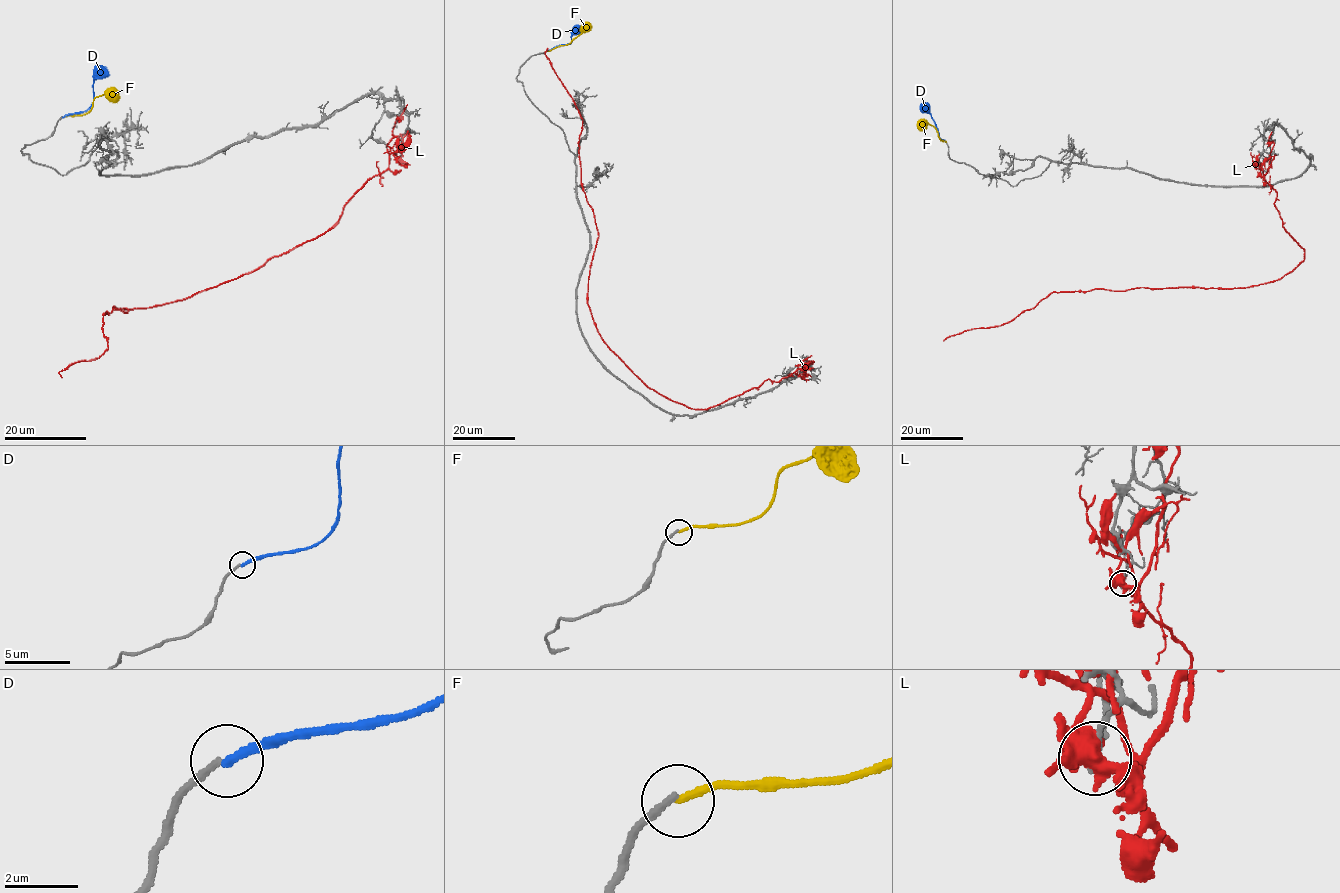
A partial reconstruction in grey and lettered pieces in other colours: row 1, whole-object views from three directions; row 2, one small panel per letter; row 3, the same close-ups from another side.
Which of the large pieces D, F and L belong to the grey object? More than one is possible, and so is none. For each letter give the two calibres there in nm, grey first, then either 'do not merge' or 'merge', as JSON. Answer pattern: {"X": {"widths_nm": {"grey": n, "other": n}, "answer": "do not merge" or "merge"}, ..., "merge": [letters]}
{"D": {"widths_nm": {"grey": 170, "other": 240}, "answer": "do not merge"}, "F": {"widths_nm": {"grey": 170, "other": 220}, "answer": "merge"}, "L": {"widths_nm": {"grey": 150, "other": 550}, "answer": "do not merge"}, "merge": ["F"]}

